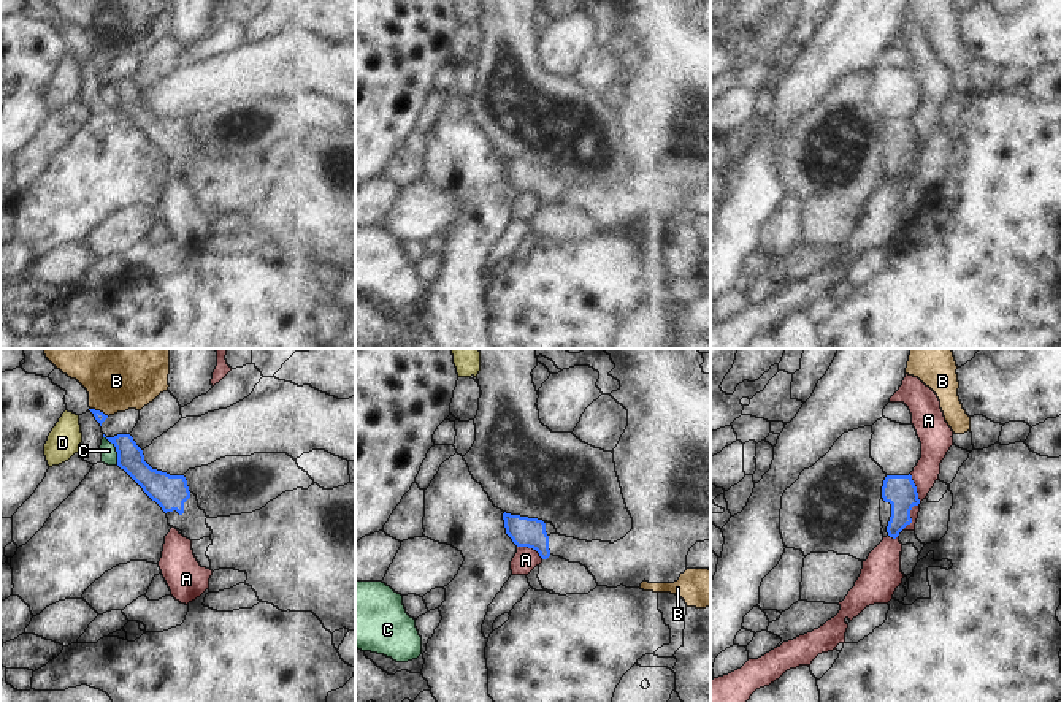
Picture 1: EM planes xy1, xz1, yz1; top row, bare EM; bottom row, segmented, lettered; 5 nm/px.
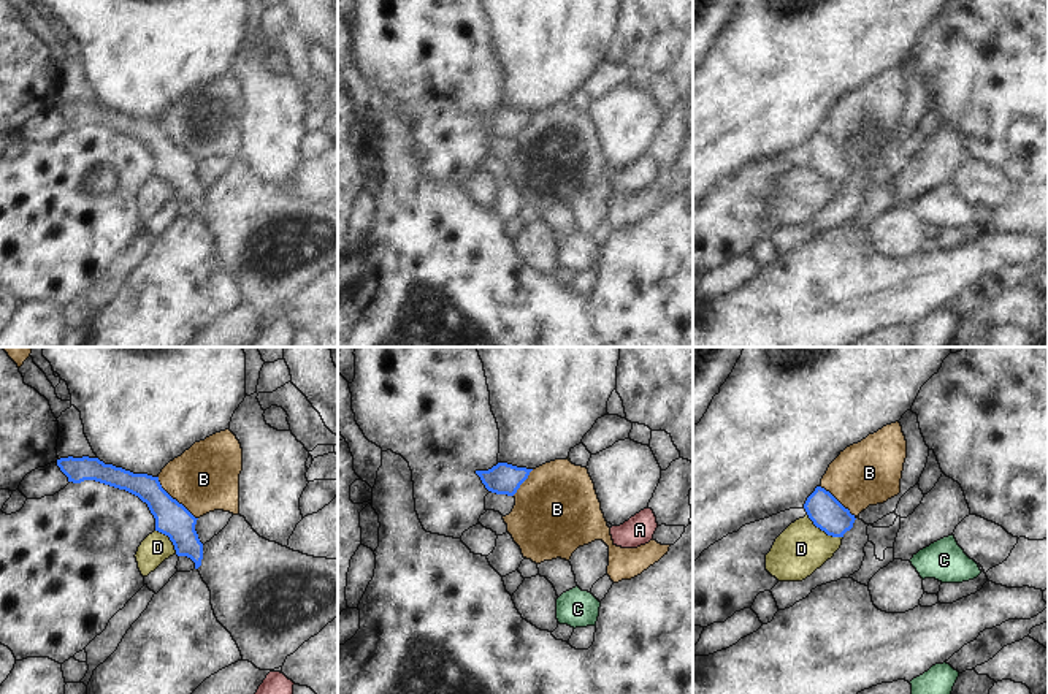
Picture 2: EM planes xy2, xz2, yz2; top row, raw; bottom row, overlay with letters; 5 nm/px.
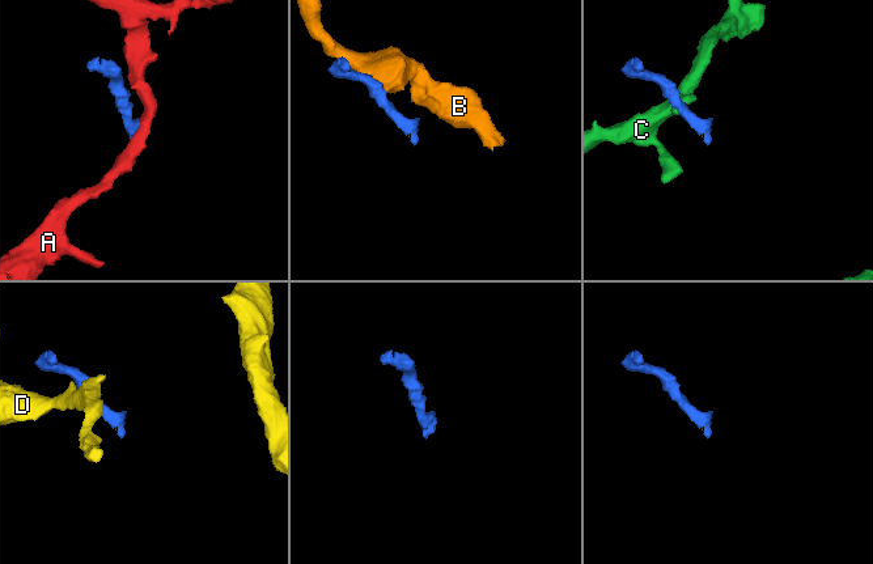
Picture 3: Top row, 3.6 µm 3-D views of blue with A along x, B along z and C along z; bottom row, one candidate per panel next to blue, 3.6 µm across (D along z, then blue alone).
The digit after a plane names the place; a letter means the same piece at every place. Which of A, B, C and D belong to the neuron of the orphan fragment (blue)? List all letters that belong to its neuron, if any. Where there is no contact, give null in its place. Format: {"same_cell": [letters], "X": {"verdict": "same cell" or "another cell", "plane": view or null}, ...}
{"same_cell": [], "A": {"verdict": "another cell", "plane": "yz1"}, "B": {"verdict": "another cell", "plane": "xy2"}, "C": {"verdict": "another cell", "plane": "xy1"}, "D": {"verdict": "another cell", "plane": "yz2"}}

